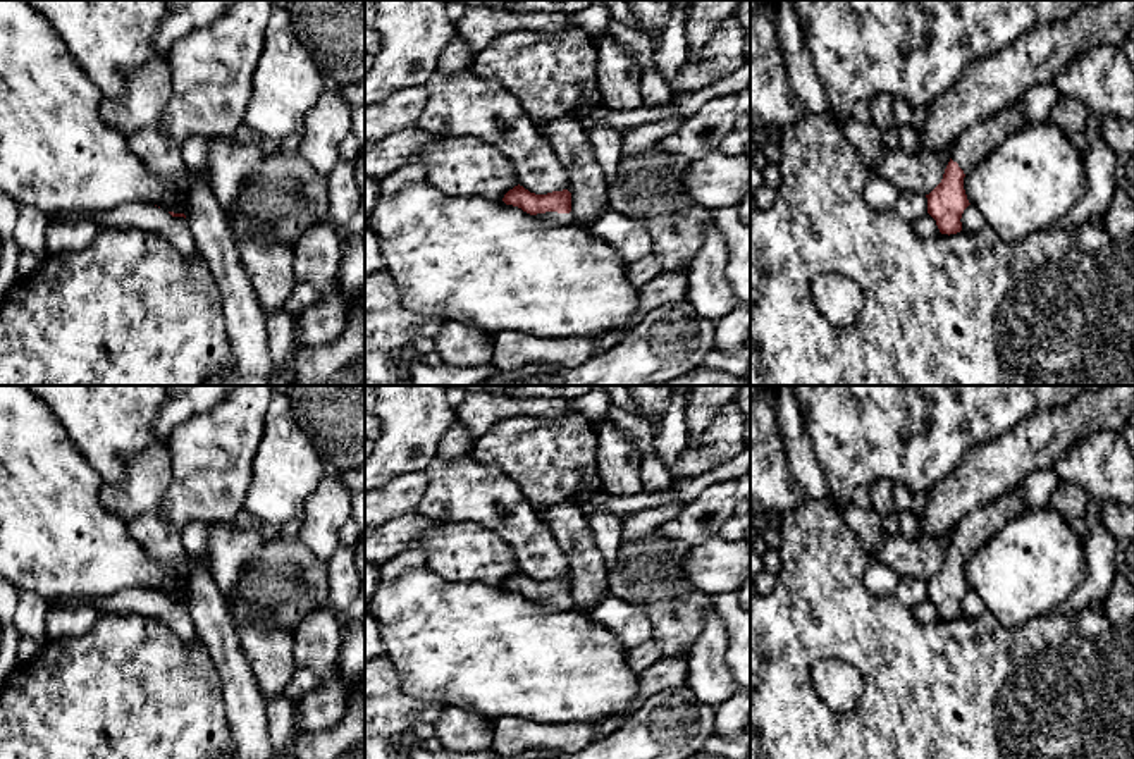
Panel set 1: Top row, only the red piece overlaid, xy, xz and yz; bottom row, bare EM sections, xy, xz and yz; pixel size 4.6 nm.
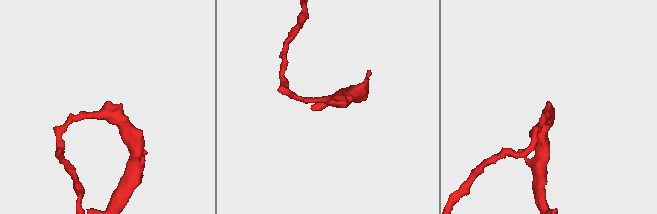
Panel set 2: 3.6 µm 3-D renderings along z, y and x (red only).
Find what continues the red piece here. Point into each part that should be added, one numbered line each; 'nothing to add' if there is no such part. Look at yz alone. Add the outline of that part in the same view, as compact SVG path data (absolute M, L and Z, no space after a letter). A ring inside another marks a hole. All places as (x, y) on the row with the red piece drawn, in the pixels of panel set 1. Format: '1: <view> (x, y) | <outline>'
1: yz (971, 147) | M1015 105L1000 110L967 131L964 131L953 143L952 160L967 174L993 150L996 150L1005 138L1024 127L1024 105Z

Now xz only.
1: xz (563, 219) | M545 212L545 213L537 213L535 217L561 225L573 222L571 213Z

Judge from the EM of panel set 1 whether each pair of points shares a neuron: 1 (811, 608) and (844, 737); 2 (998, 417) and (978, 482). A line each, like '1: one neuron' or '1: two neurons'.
1: one neuron
2: two neurons

